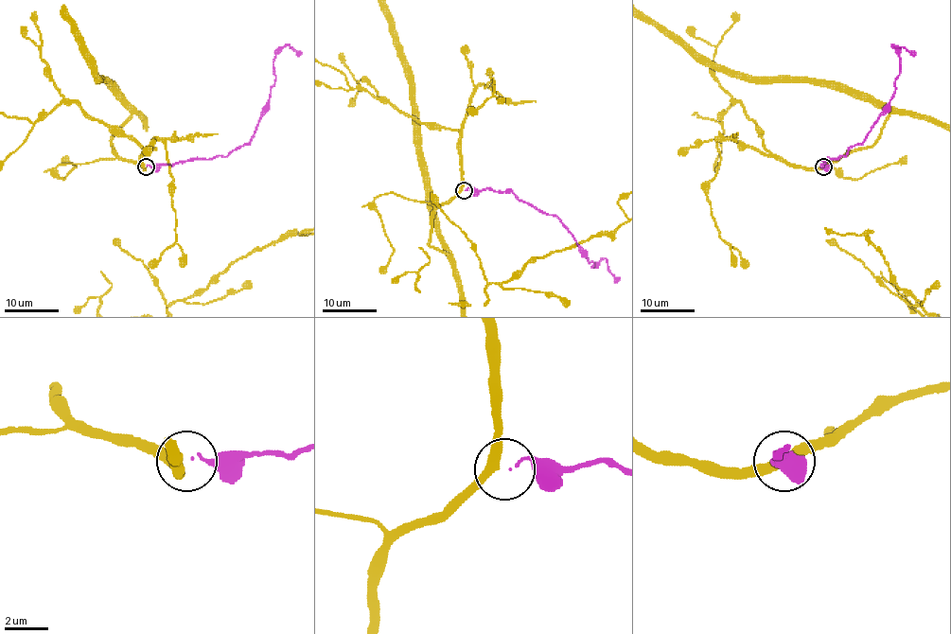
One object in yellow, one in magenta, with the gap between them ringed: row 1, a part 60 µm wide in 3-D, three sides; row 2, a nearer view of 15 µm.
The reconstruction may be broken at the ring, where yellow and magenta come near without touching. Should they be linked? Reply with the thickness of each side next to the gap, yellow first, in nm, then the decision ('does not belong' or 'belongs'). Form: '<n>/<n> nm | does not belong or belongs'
400/80 nm | belongs

